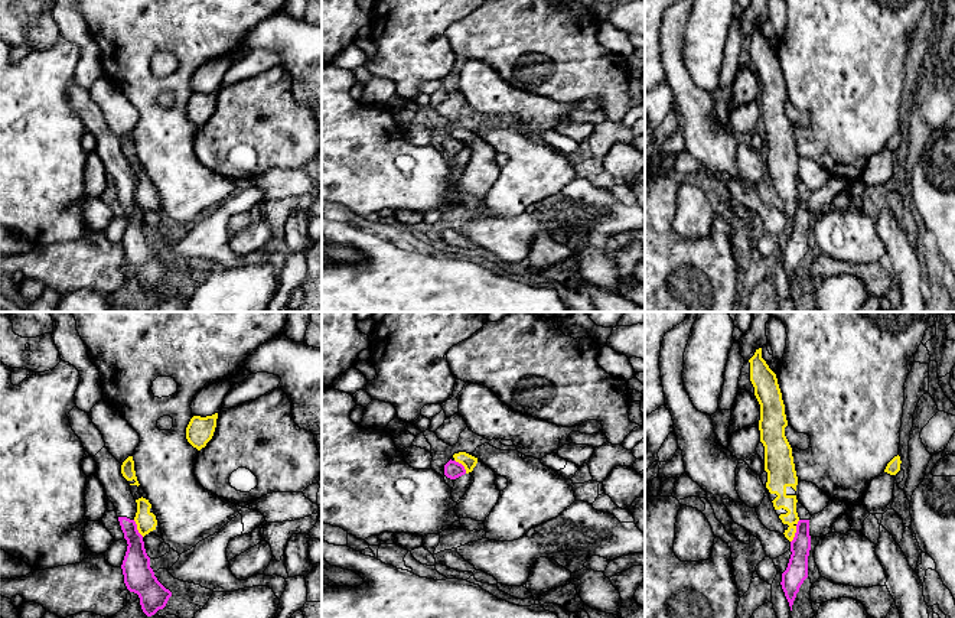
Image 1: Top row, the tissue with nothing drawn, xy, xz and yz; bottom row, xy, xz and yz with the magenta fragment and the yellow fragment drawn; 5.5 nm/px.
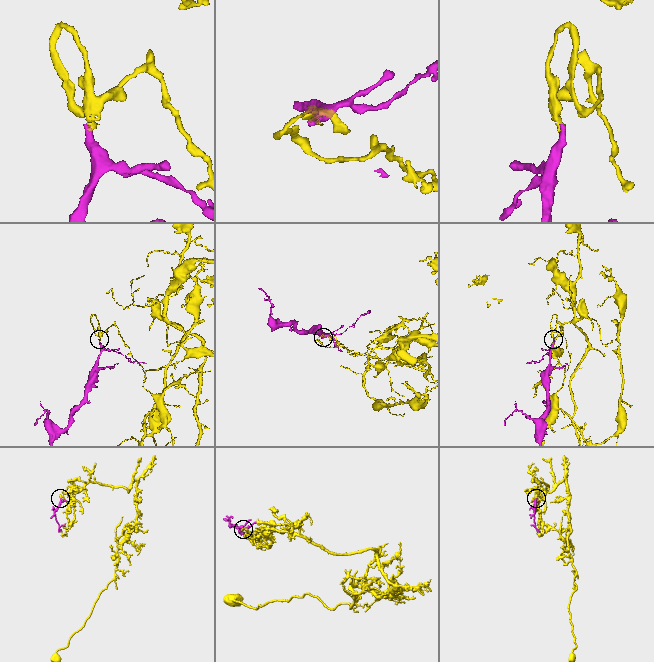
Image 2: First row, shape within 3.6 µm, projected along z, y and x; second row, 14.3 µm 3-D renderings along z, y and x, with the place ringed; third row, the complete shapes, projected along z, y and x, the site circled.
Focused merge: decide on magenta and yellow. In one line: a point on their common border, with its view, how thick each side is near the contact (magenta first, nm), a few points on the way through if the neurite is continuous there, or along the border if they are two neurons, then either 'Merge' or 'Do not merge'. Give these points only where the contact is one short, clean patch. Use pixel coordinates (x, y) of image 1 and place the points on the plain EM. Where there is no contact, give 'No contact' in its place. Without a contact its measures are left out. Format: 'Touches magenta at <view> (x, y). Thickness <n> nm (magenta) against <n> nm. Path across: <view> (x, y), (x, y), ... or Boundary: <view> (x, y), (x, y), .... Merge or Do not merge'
Touches magenta at yz (797, 208). Thickness 120 nm (magenta) against 90 nm. Boundary: yz (799, 197), (791, 218). Do not merge

